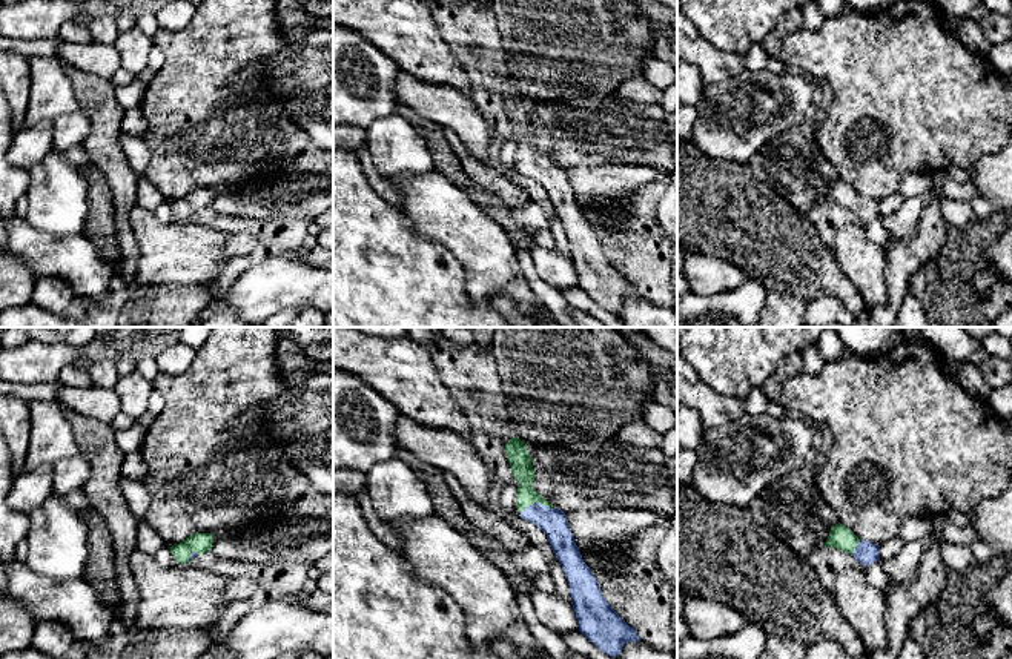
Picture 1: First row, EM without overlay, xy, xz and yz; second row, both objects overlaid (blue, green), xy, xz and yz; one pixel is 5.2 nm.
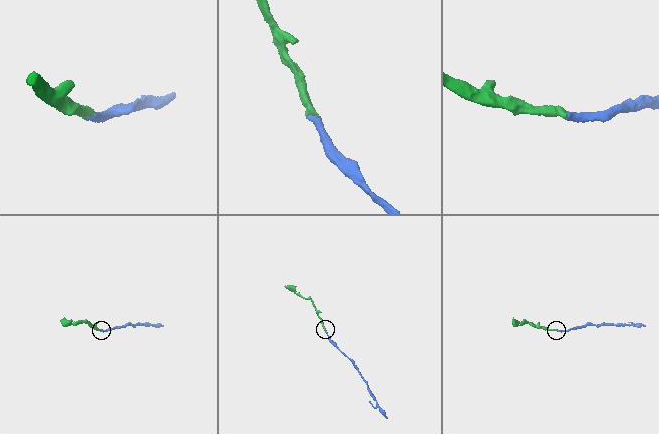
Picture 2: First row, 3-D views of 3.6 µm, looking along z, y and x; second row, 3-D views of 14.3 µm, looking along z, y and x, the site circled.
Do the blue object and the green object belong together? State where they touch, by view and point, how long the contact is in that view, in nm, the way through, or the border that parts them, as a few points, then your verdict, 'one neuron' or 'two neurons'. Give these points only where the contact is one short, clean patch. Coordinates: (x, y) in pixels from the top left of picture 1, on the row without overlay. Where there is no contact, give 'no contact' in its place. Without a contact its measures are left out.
xz (536, 158) | 190 nm | across xz (553, 178), (536, 158), (525, 148), (519, 115) | one neuron

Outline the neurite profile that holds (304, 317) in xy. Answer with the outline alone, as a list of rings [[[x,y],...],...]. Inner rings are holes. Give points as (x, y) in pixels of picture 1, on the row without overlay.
[[[299,307],[270,315],[261,327],[324,327],[324,324],[324,312],[313,307]]]

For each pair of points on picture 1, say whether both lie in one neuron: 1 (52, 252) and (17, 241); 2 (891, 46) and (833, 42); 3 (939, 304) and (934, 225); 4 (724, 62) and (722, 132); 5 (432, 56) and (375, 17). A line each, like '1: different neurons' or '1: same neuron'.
1: same neuron
2: same neuron
3: different neurons
4: different neurons
5: same neuron

